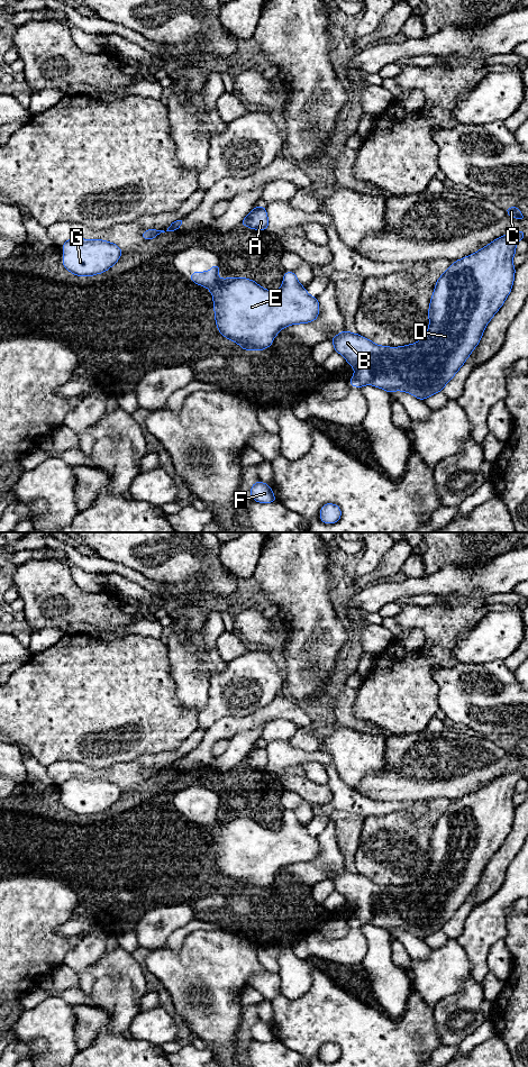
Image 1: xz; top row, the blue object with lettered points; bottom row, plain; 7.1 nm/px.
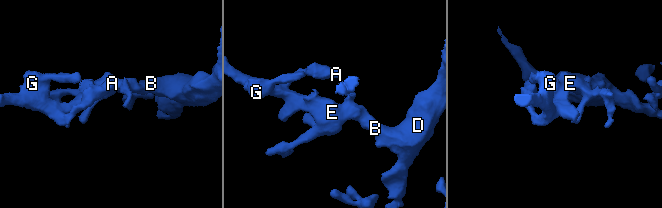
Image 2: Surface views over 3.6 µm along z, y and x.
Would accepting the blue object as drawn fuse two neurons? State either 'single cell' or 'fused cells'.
single cell

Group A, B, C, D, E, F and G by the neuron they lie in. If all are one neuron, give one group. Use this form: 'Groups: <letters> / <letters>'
Groups: A B C D E F G

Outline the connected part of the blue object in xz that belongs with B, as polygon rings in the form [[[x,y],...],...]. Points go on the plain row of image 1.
[[[524,768],[507,773],[454,801],[437,819],[428,850],[429,867],[419,881],[401,886],[379,885],[346,868],[331,876],[335,890],[355,909],[349,923],[356,927],[371,923],[389,933],[403,930],[422,940],[440,931],[477,885],[486,864],[510,833],[516,811],[512,797],[517,782],[524,777]]]

